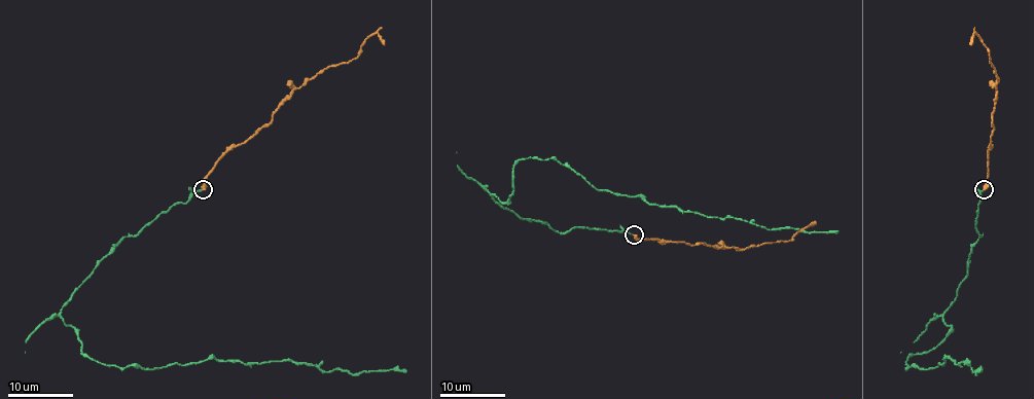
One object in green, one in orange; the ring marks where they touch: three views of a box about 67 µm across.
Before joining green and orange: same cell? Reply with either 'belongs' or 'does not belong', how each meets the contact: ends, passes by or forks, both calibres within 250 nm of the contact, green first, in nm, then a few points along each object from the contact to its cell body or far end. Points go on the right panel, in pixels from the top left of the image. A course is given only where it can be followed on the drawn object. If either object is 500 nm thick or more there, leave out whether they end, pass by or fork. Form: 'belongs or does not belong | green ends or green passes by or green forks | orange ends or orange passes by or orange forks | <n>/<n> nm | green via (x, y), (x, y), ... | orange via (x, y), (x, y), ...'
belongs | green ends | orange ends | 150/440 nm | green via (984, 189), (981, 237), (942, 318), (950, 332), (906, 367), (946, 359), (978, 371) | orange via (984, 189), (997, 79), (986, 44), (975, 33), (970, 44)

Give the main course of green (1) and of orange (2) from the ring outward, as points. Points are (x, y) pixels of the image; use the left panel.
1: (202, 189), (125, 237), (62, 307), (82, 354), (107, 365), (148, 368), (212, 359), (406, 371)
2: (202, 189), (209, 171), (264, 127), (294, 88), (330, 66), (352, 61), (361, 44), (377, 33), (385, 44)

